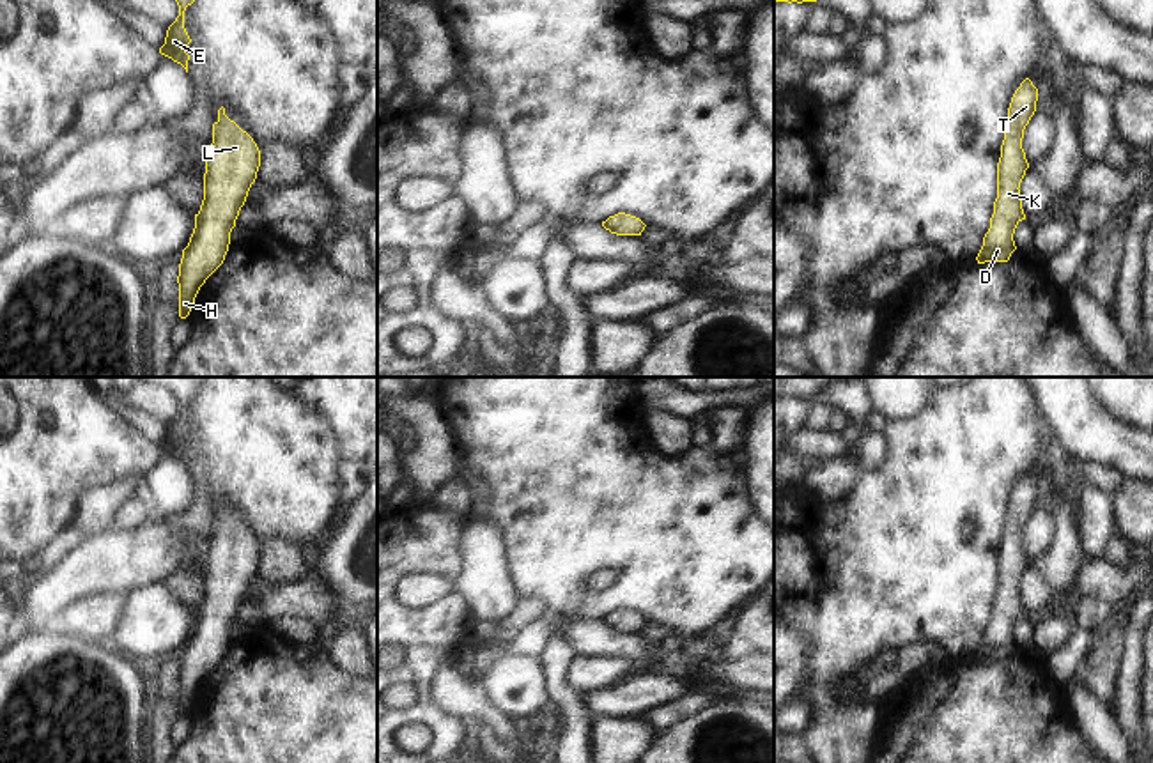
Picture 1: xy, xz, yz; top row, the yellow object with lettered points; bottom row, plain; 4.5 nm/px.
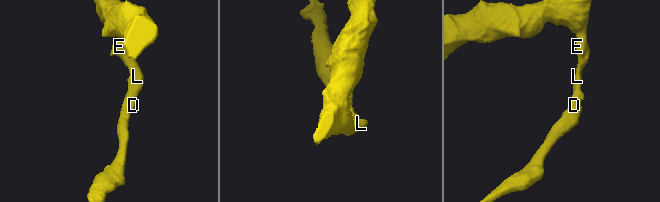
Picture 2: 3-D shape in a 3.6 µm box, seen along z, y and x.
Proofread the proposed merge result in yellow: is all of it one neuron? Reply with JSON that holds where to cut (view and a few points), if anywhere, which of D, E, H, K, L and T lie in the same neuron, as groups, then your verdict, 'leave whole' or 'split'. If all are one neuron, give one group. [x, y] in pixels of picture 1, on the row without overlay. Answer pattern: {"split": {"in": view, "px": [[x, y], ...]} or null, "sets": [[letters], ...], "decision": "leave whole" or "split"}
{"split": null, "sets": [["D", "E", "H", "K", "L", "T"]], "decision": "leave whole"}

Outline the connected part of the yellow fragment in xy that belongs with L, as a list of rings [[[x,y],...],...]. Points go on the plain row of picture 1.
[[[218,506],[205,558],[204,597],[179,660],[179,713],[186,715],[205,676],[223,660],[248,588],[257,575],[260,547],[253,535]]]

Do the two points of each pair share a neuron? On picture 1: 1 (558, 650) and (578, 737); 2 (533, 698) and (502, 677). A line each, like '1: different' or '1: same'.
1: same
2: same

